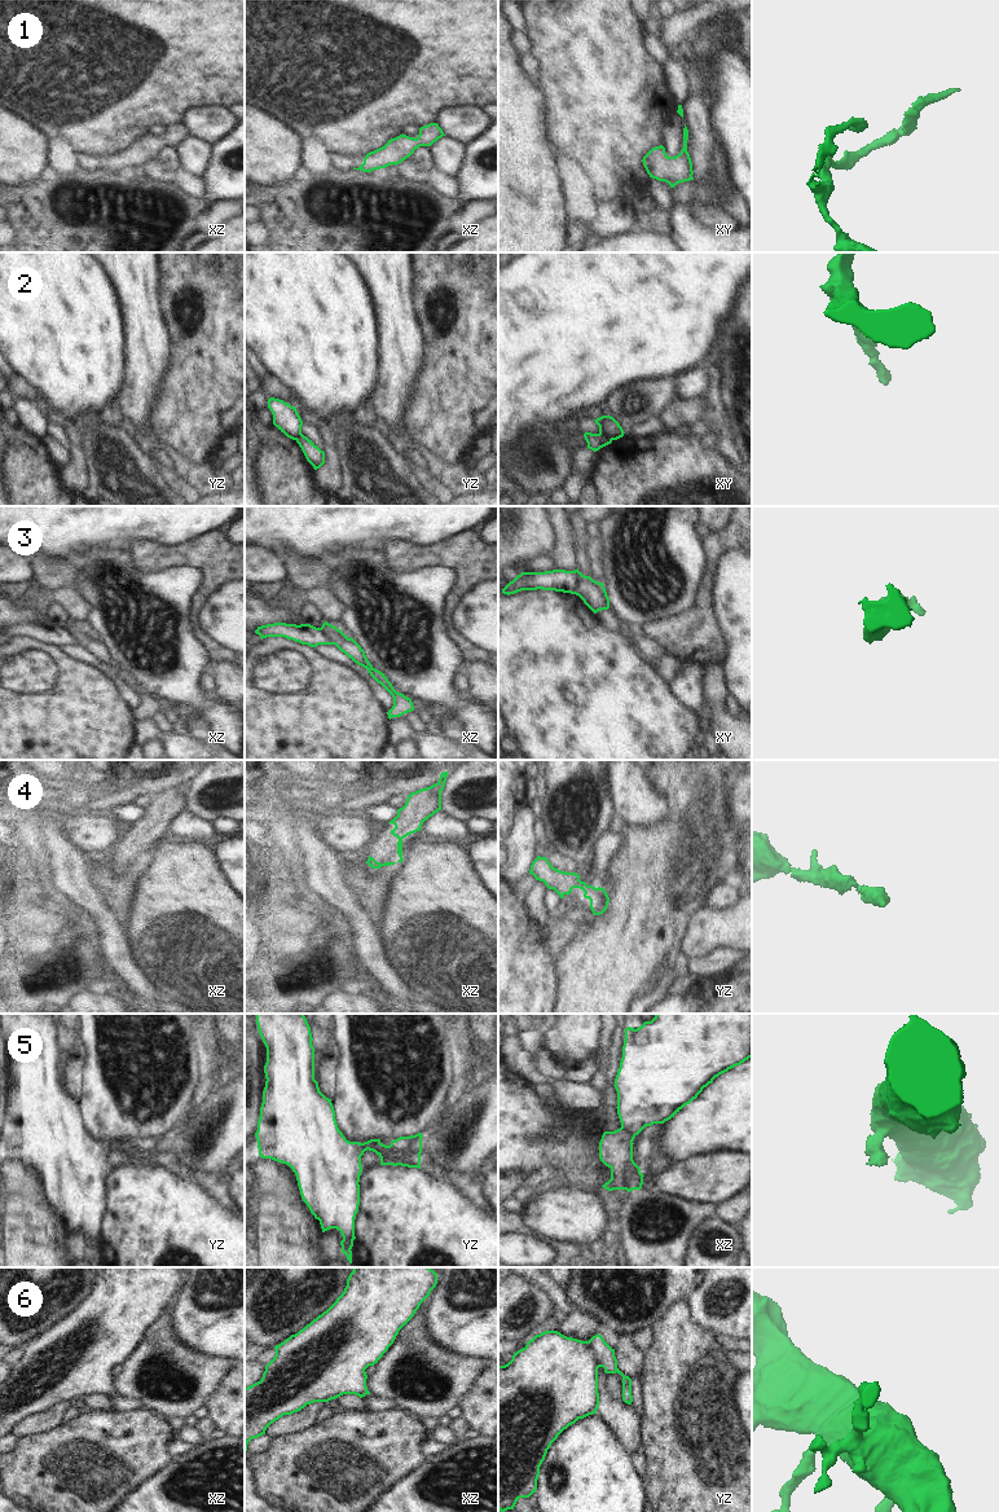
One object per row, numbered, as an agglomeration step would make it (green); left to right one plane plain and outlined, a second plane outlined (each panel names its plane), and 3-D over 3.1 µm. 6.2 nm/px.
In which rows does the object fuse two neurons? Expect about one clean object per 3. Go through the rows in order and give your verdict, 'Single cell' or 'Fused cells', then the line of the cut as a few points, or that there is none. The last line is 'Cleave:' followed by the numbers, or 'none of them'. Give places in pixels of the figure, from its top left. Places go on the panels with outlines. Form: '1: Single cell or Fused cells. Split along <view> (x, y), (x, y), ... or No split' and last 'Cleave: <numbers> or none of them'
1: Single cell. No split
2: Fused cells. Split along xy (598, 434), (611, 440)
3: Fused cells. Split along xy (585, 576), (576, 585), (573, 593)
4: Single cell. No split
5: Fused cells. Split along xz (621, 1125), (634, 1137)
6: Single cell. No split
Cleave: 2, 3, 5.

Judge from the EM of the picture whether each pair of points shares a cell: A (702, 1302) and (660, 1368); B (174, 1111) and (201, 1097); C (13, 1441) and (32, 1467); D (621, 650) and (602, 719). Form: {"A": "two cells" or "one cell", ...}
{"A": "two cells", "B": "two cells", "C": "two cells", "D": "one cell"}

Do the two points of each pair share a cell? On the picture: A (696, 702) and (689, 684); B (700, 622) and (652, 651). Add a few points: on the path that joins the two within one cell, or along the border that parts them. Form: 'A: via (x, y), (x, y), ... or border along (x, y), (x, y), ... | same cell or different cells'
A: via (694, 698), (689, 688) | same cell
B: border along (646, 636), (655, 640), (665, 651) | different cells

